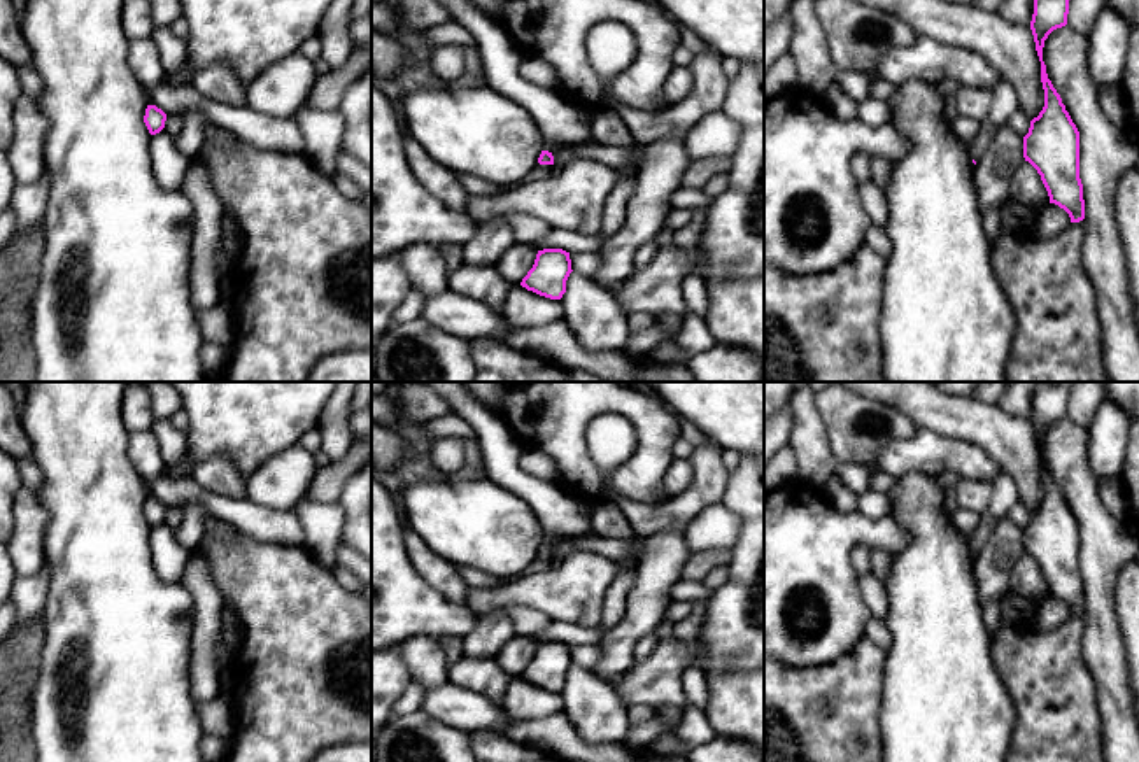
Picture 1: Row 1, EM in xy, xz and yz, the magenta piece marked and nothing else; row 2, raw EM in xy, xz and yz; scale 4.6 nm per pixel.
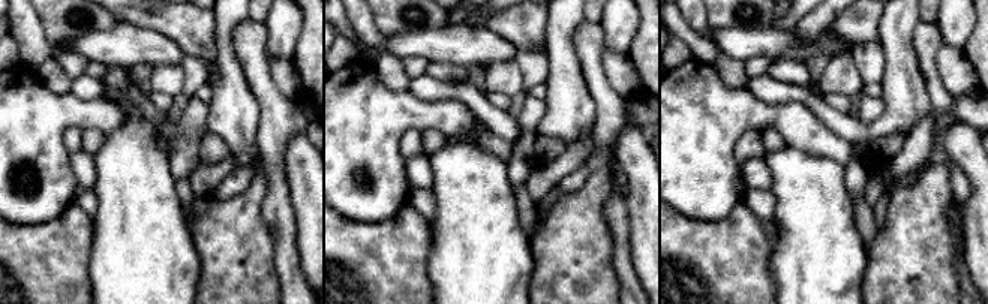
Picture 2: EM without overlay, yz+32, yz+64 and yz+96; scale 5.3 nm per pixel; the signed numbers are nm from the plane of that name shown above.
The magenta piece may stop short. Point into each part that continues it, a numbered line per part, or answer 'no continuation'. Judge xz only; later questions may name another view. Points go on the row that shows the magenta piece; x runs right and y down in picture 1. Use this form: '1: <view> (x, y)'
1: xz (559, 121)

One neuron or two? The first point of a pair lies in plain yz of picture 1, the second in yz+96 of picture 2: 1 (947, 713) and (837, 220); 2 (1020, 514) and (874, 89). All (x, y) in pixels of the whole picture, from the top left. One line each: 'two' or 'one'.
1: one
2: one

